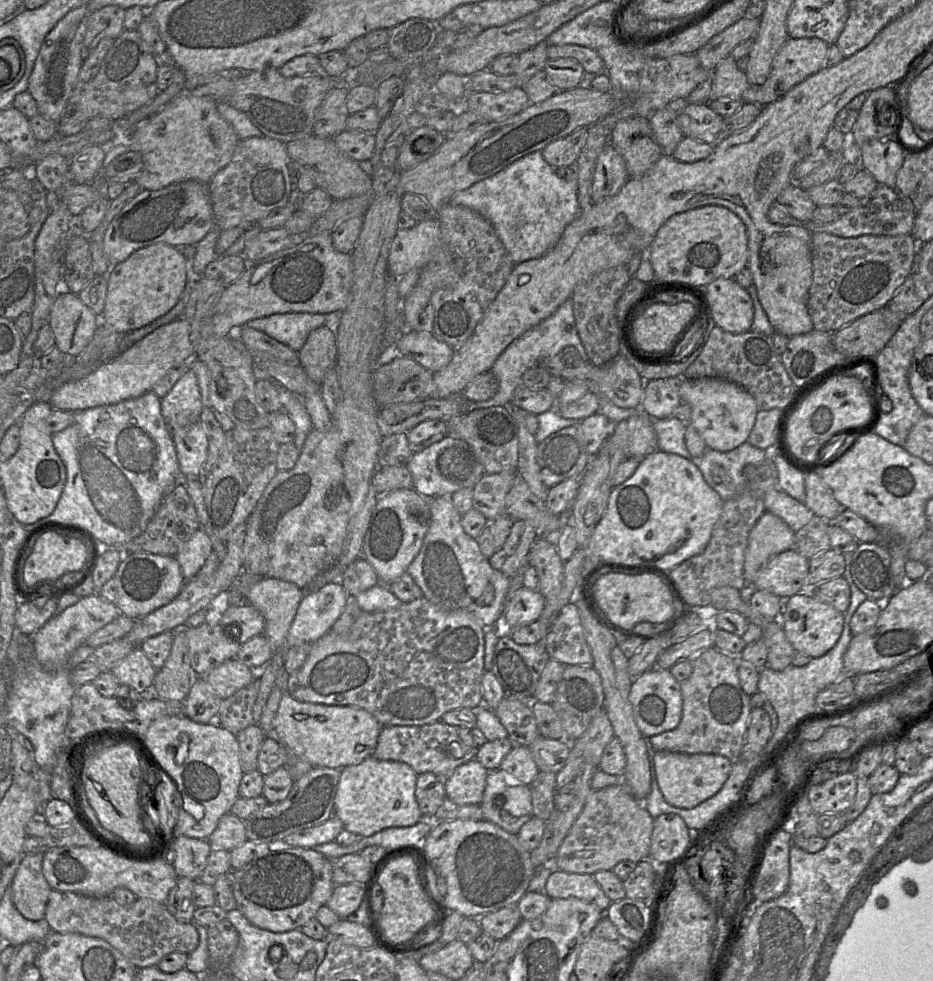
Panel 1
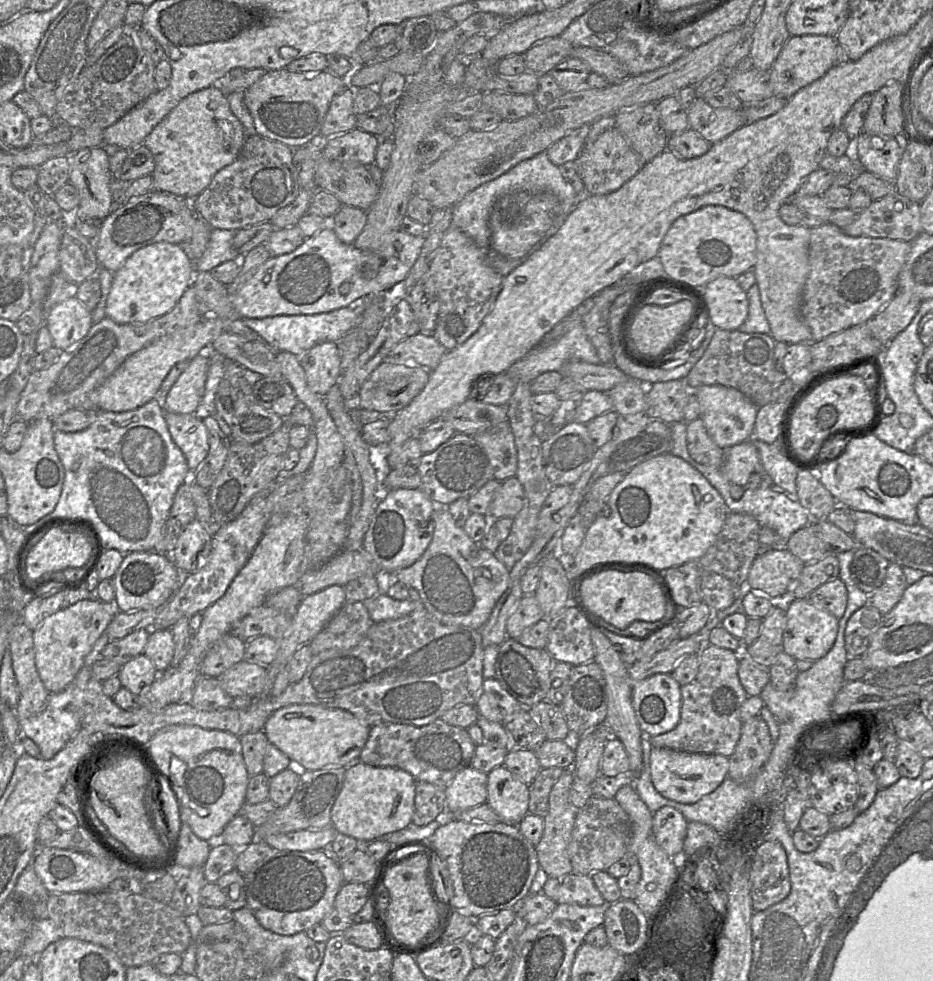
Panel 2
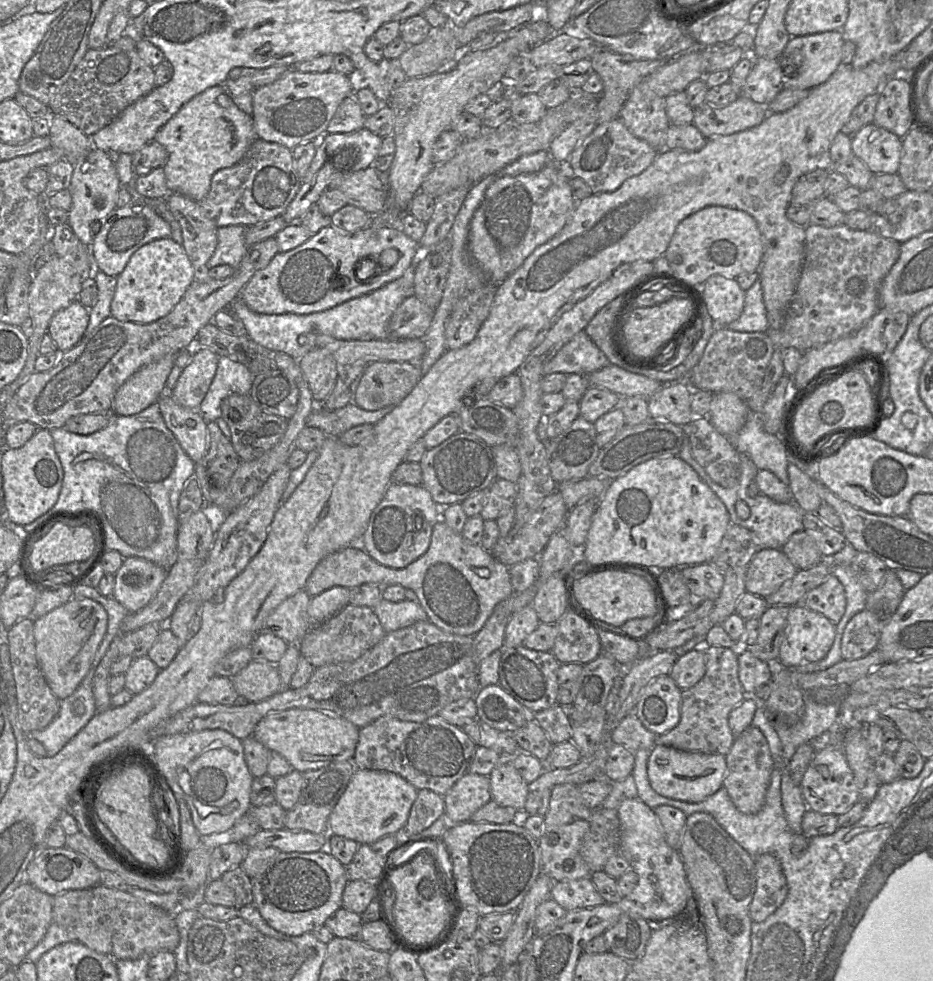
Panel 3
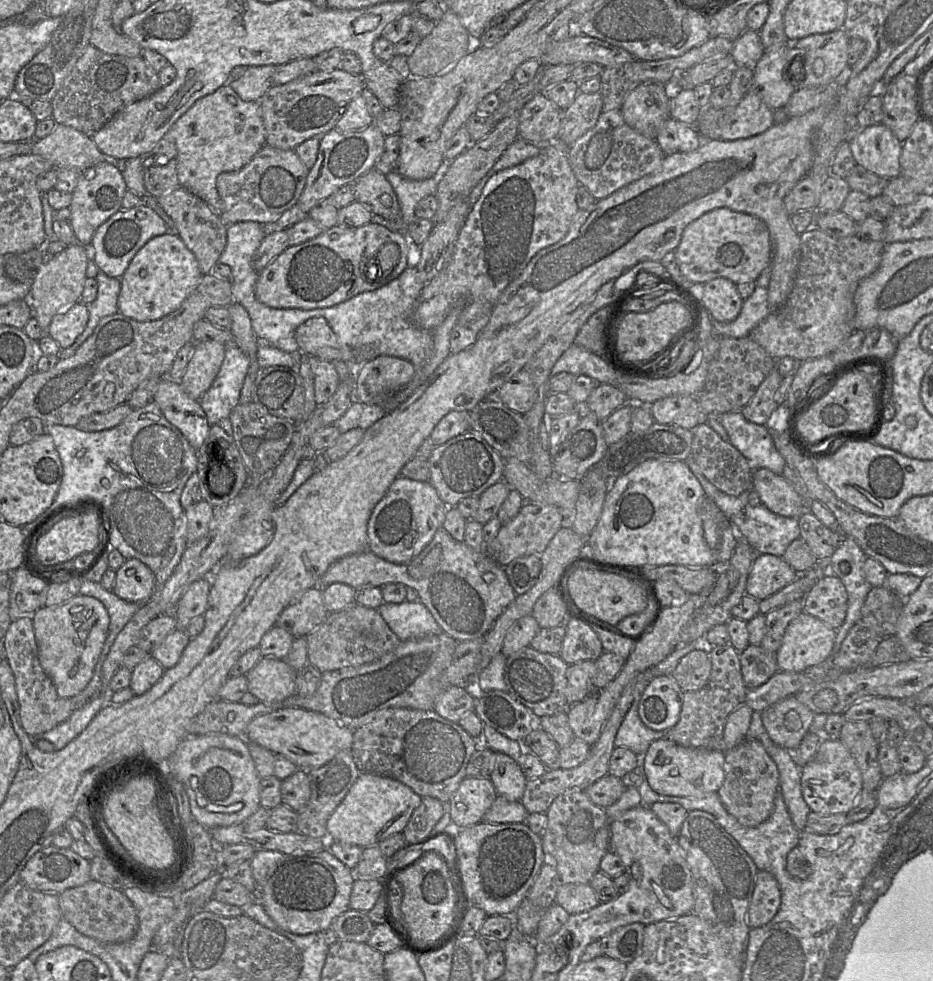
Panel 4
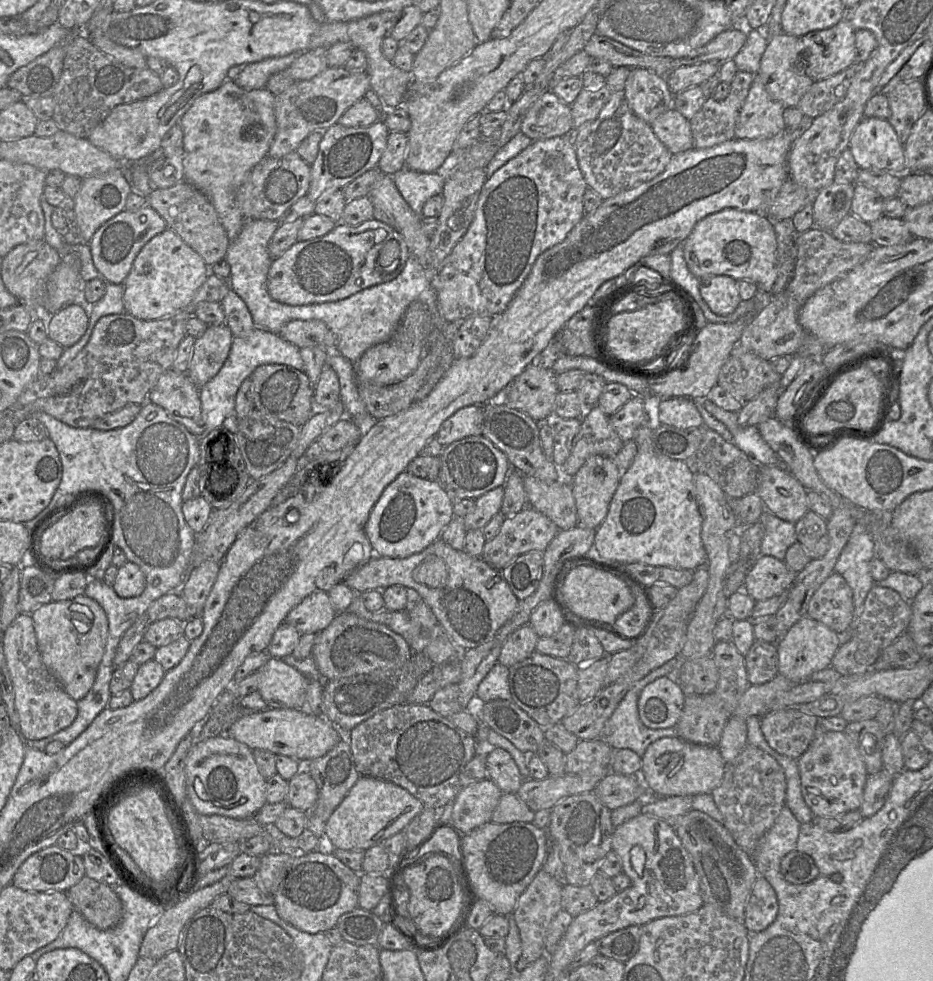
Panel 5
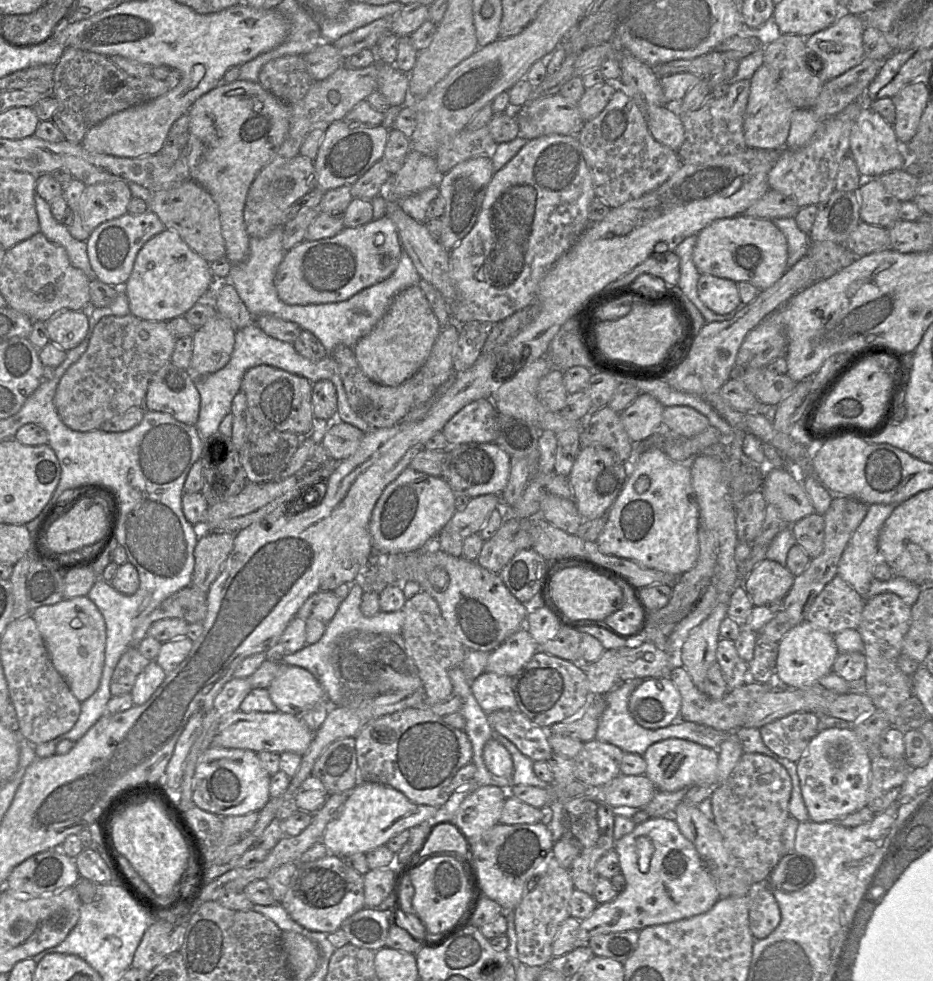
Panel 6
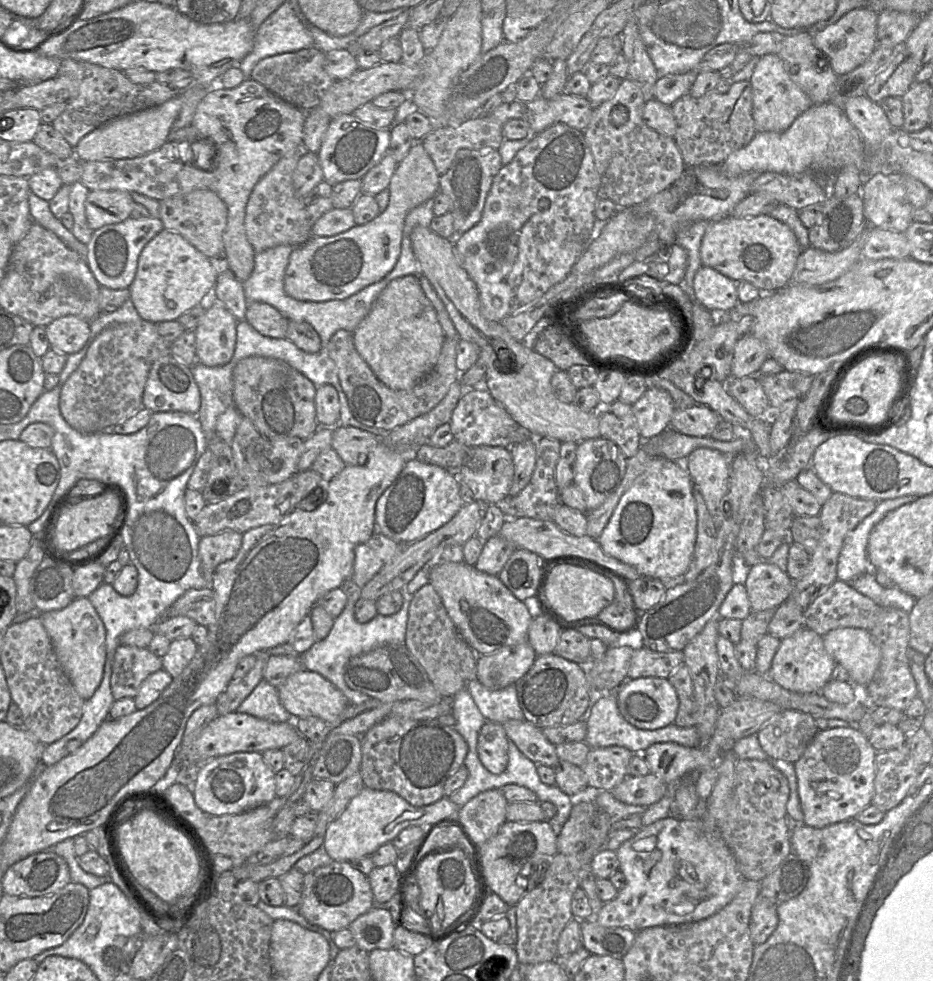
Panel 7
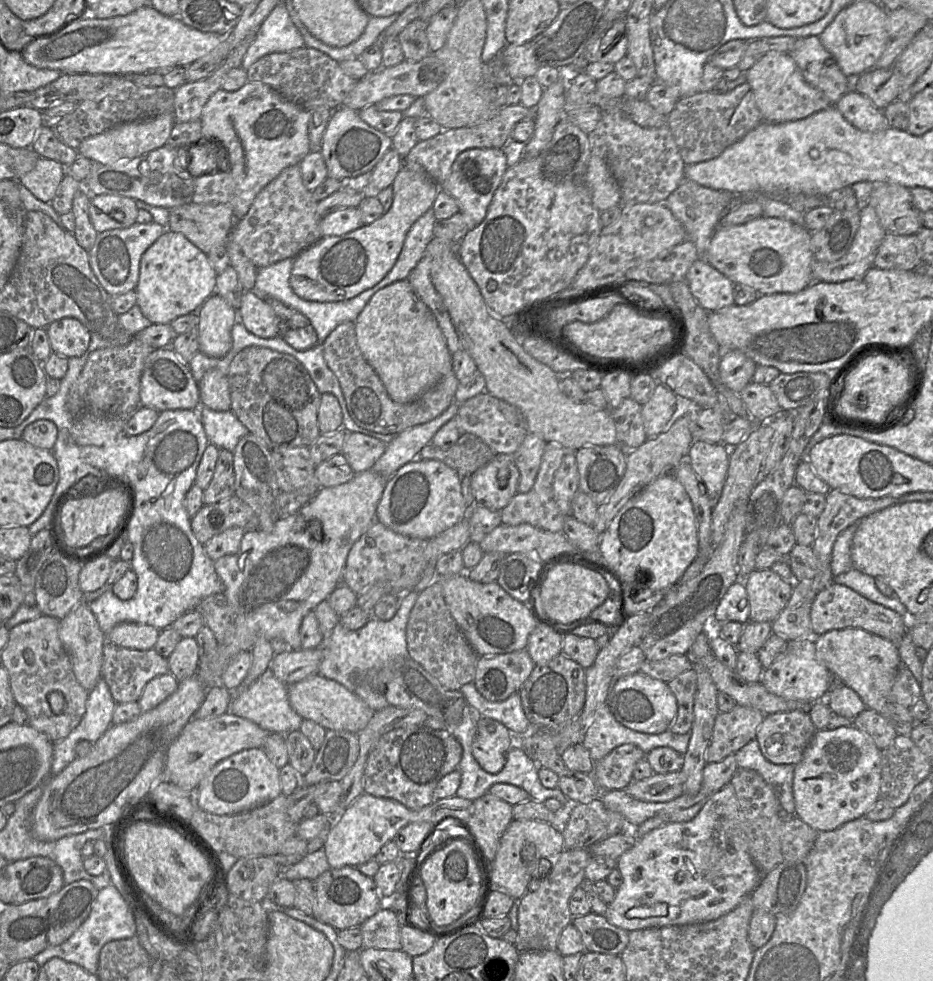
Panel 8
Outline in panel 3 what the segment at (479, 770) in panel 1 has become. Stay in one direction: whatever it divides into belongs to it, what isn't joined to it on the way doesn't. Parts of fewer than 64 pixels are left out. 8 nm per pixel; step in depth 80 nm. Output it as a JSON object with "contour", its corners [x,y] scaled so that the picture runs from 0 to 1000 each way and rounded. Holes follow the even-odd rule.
{"contour":[[[499,787],[476,811],[477,831],[483,840],[502,838],[526,813],[524,791]]]}

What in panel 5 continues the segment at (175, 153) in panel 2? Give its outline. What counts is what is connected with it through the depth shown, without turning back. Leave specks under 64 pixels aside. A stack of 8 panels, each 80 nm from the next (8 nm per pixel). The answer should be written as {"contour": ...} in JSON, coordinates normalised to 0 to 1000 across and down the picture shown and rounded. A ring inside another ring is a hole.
{"contour":[[[250,83],[240,84],[234,91],[213,98],[190,124],[196,135],[197,185],[219,197],[228,209],[245,246],[252,245],[263,223],[253,207],[253,196],[268,174],[287,158],[296,136],[295,98],[286,91],[263,92]]]}

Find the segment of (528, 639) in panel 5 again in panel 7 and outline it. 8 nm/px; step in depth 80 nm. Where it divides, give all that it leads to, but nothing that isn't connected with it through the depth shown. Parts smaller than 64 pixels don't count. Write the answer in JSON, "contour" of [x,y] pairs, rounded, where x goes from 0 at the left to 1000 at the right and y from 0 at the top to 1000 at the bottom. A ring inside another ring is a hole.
{"contour":[[[565,652],[523,668],[514,668],[510,673],[509,691],[524,703],[537,703],[559,691],[571,678],[574,669]]]}

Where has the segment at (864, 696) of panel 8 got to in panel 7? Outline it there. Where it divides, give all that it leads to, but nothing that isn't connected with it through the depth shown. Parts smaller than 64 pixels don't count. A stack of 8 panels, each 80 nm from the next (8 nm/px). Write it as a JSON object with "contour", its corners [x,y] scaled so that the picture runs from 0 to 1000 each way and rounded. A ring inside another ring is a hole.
{"contour":[[[897,640],[882,648],[887,667],[910,686],[911,695],[925,702],[936,692],[944,674],[944,664],[931,643]]]}

